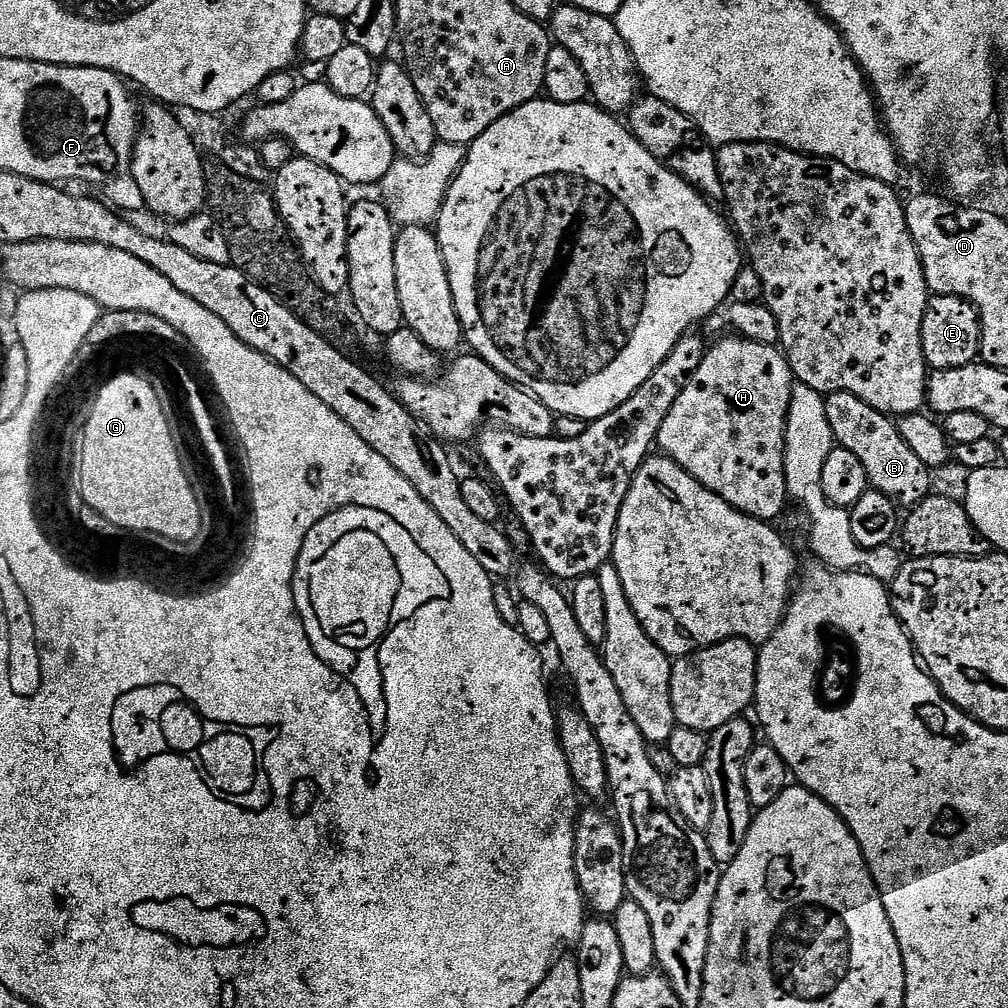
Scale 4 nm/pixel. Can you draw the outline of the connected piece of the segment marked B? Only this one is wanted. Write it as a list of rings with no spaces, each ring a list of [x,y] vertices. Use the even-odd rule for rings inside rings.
[[[849,392],[827,393],[824,405],[826,406],[826,419],[830,422],[832,439],[839,447],[850,450],[850,454],[858,457],[862,467],[866,469],[869,485],[875,491],[886,495],[896,506],[904,510],[911,510],[929,495],[933,473],[906,446],[902,438],[897,421],[893,417],[874,410],[862,398]]]

